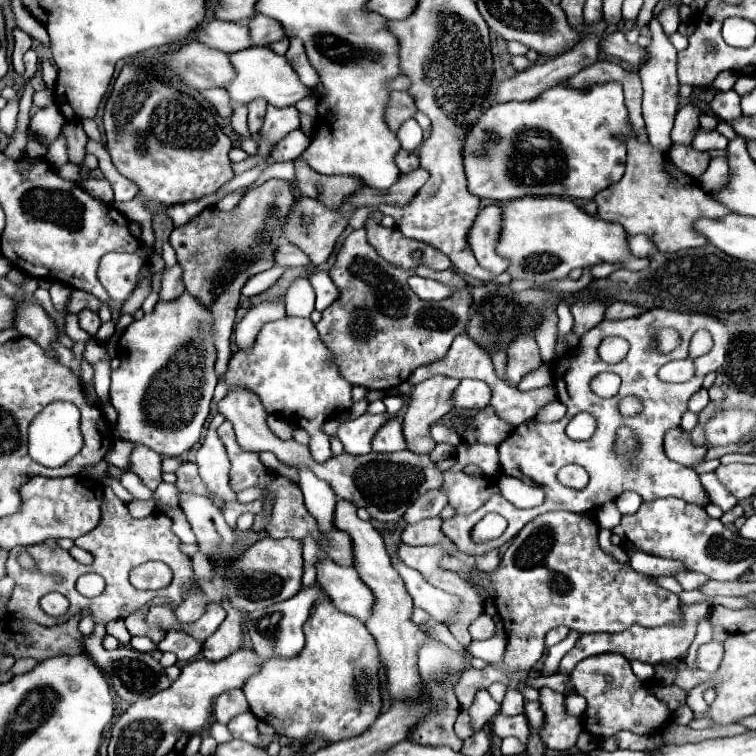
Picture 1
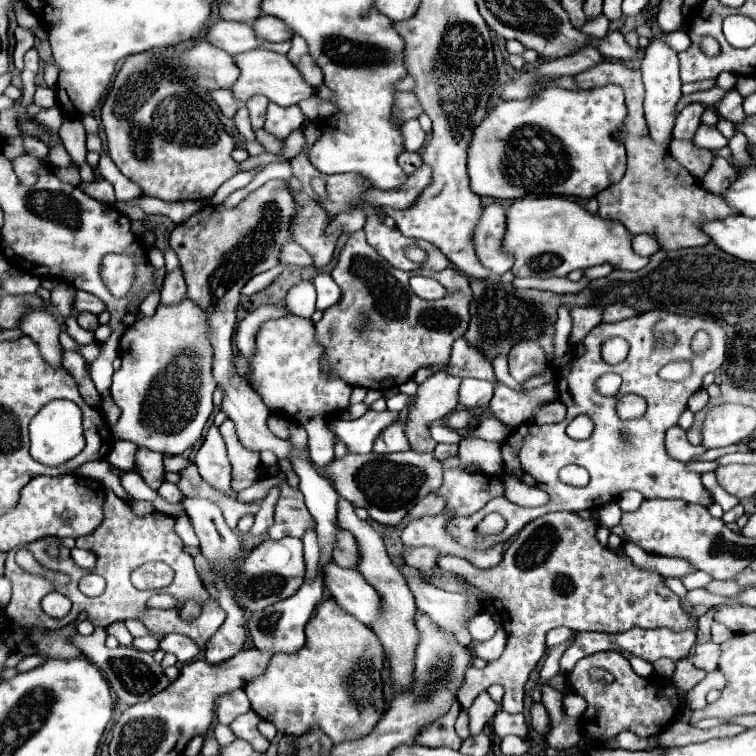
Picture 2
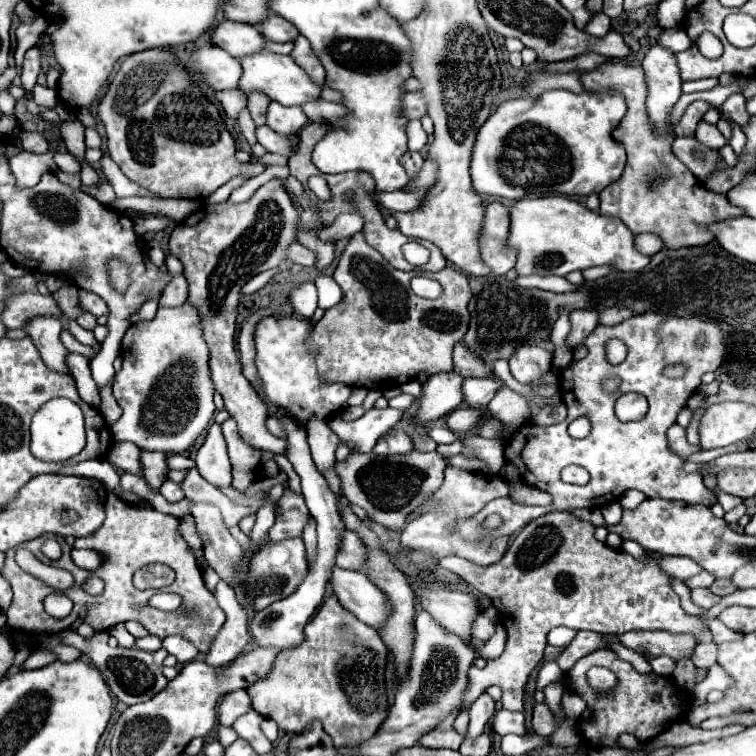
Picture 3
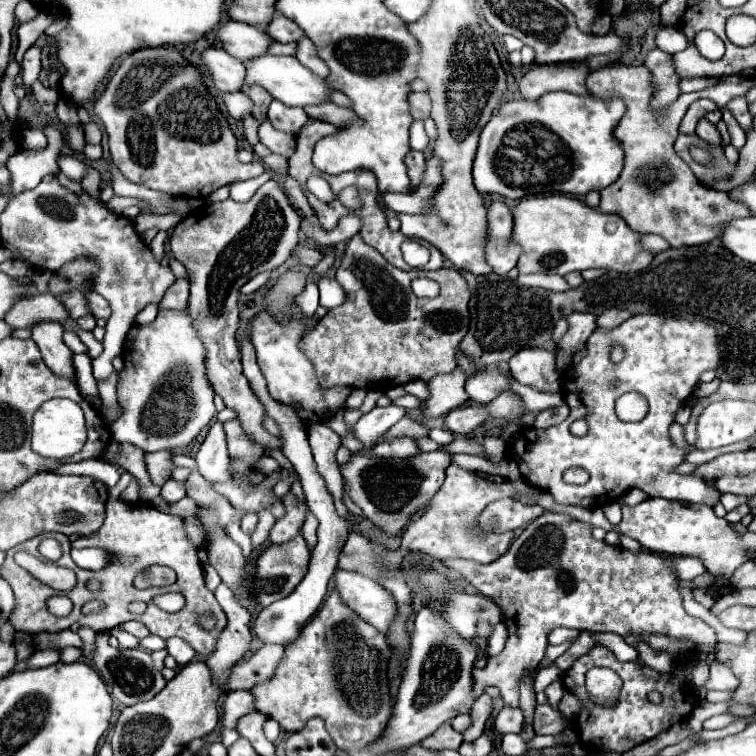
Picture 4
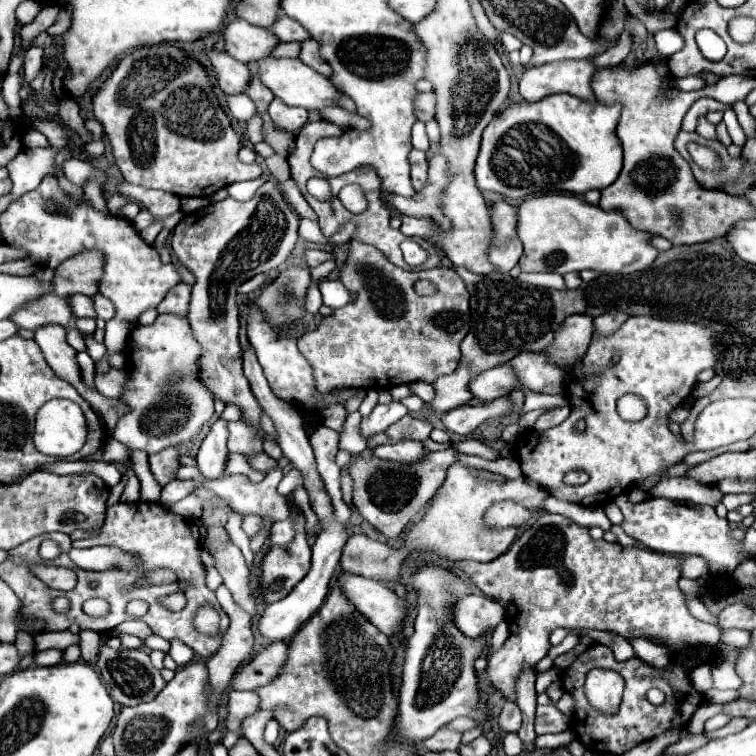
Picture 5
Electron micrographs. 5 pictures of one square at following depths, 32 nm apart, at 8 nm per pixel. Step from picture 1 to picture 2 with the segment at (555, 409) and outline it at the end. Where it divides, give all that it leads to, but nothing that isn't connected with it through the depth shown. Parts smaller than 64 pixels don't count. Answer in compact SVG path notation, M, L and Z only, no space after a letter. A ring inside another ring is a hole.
M544 404L544 406L539 408L535 413L533 421L540 425L552 424L564 420L564 416L566 416L564 404Z

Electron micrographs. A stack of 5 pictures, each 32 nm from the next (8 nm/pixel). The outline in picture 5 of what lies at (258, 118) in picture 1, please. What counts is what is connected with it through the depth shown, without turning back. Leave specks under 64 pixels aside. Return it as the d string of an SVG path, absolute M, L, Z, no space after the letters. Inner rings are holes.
M252 80L250 86L246 88L246 94L254 100L254 104L256 104L256 114L262 116L262 114L268 110L268 104L272 102L272 92L270 92L266 86L262 86L258 80Z

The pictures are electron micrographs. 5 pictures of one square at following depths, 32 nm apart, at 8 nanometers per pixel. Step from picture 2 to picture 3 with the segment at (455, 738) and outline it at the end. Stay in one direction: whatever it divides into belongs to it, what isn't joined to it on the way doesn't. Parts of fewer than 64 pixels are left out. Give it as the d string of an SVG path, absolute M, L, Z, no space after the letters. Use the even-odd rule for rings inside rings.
M454 708L436 728L432 728L432 732L424 734L418 740L418 744L426 746L426 748L452 748L452 750L458 750L464 738L454 732L456 716L458 716L458 710Z

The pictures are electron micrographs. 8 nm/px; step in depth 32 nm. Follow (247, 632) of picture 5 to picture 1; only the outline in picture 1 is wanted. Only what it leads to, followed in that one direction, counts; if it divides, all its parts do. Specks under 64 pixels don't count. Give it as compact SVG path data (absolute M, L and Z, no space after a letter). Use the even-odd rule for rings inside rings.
M226 600L222 602L226 614L226 620L220 624L220 628L208 636L202 644L202 654L206 660L222 660L228 654L232 654L236 648L240 648L240 638L242 638L242 620L244 616L234 610Z

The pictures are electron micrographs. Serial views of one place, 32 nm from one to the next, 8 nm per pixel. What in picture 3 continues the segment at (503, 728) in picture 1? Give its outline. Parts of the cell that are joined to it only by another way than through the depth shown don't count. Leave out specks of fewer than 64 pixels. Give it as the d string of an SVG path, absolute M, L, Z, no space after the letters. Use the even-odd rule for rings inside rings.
M500 710L494 716L492 722L496 734L506 736L506 734L518 734L518 736L526 736L526 722L524 722L524 714L522 712L510 712L510 710Z

